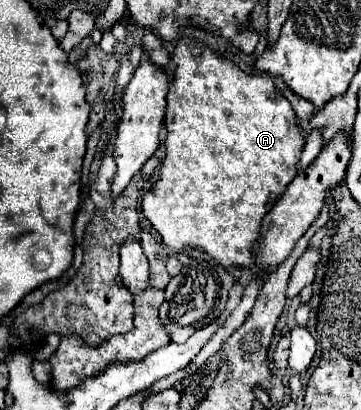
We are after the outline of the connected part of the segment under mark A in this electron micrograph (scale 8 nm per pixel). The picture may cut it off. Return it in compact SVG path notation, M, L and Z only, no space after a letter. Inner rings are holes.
M181 36L177 40L175 52L173 52L173 64L175 64L175 68L171 72L171 84L169 84L167 108L165 108L165 128L167 128L167 138L163 142L165 158L161 160L159 178L143 194L141 212L153 224L153 228L161 234L163 244L173 248L175 252L181 252L183 248L199 248L199 250L205 250L209 256L213 256L223 266L247 266L247 268L251 268L251 264L253 264L251 250L253 250L255 240L259 238L263 216L279 200L279 196L285 192L287 184L297 174L297 162L299 162L299 156L301 156L301 150L303 150L303 144L305 144L303 142L303 132L299 132L301 128L299 128L297 116L295 116L289 100L283 94L277 92L269 74L249 74L247 76L235 62L221 58L215 50L211 50L209 46L205 46L201 42L195 42L189 36Z

